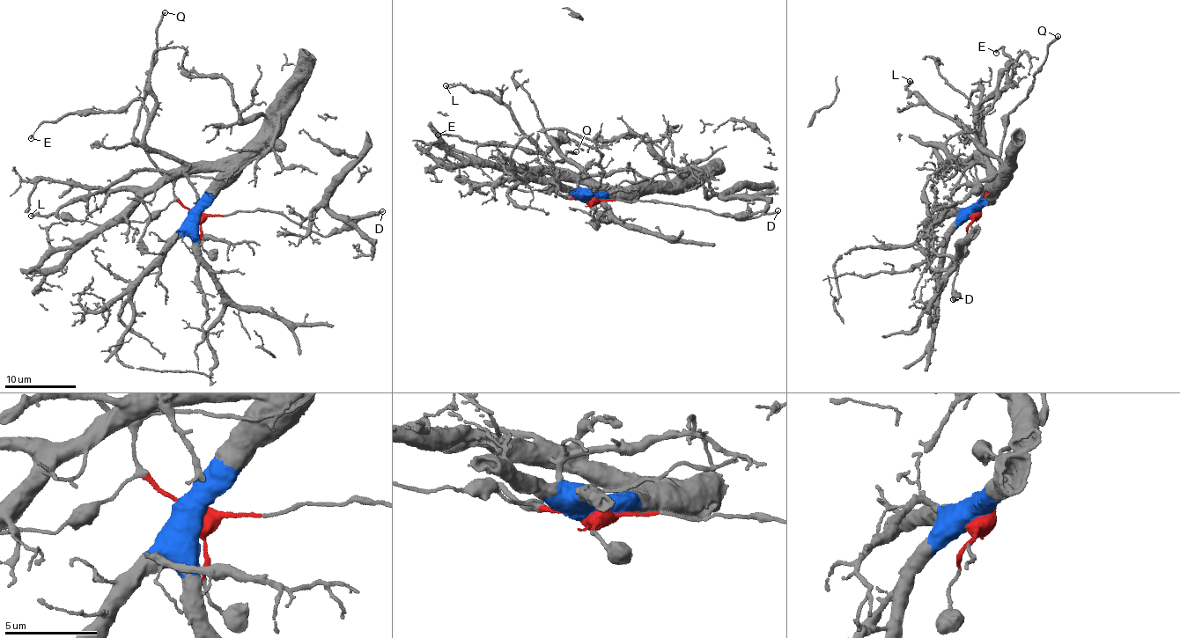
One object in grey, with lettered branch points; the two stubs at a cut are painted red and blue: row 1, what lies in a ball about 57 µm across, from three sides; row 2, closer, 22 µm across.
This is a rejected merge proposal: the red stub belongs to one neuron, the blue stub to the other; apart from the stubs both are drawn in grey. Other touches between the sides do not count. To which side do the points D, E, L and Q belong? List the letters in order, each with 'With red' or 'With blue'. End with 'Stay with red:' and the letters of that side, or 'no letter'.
D: With red
E: With blue
L: With blue
Q: With red
Stay with red: D, Q

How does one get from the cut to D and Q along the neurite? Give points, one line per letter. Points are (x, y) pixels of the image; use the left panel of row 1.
D: (197, 216), (229, 216), (245, 210), (282, 212), (297, 223), (328, 237), (350, 230), (357, 222), (382, 211)
Q: (197, 216), (180, 204), (170, 180), (134, 135), (149, 69), (158, 52), (157, 29), (165, 11)

